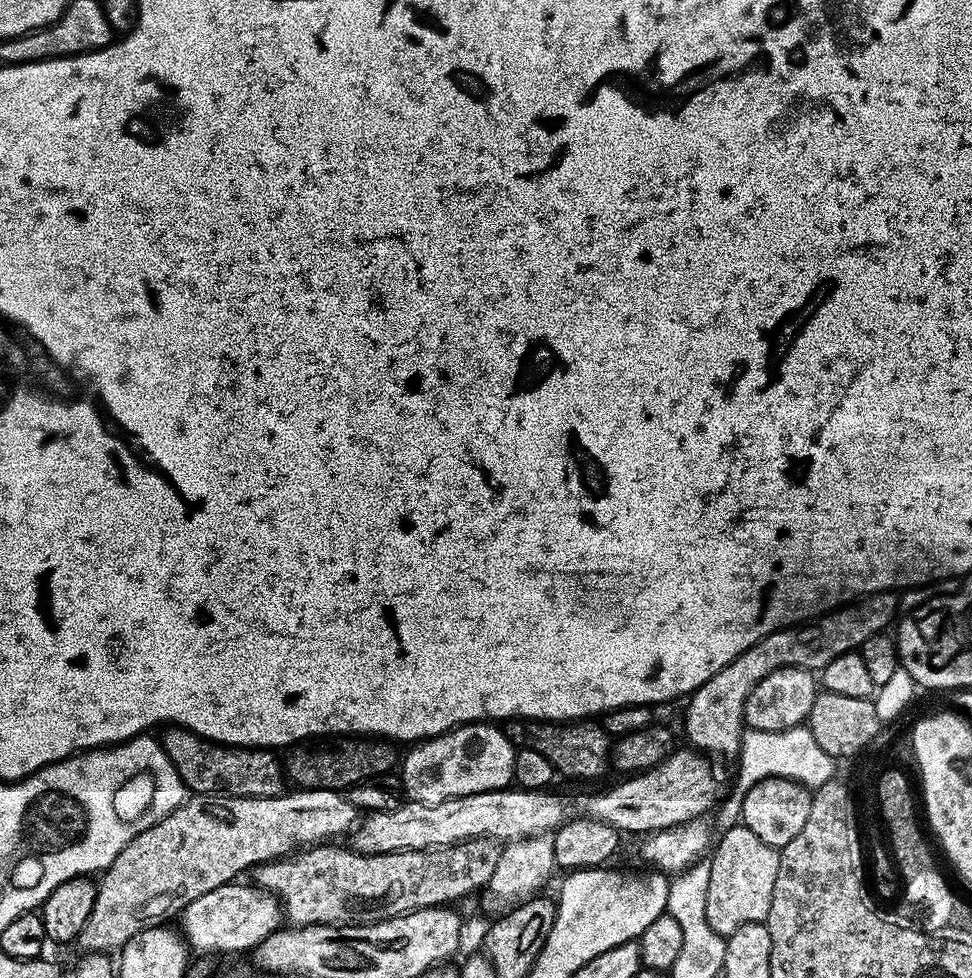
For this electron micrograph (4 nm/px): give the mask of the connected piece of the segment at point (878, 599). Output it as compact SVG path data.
M873 592L865 595L859 602L841 606L811 622L778 628L763 636L742 654L738 654L734 662L718 670L714 678L710 678L701 688L691 693L687 701L688 709L684 712L684 732L692 743L689 745L696 750L739 749L744 724L744 700L759 680L774 670L789 666L819 670L826 666L826 662L838 658L838 654L857 651L866 642L866 638L884 632L887 624L891 625L897 619L894 597L892 592Z

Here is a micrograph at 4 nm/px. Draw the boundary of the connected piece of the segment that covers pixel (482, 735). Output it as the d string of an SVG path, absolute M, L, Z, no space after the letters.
M473 722L453 728L451 732L443 732L440 736L433 736L430 740L413 743L409 747L412 749L405 756L403 753L402 763L398 768L398 775L404 784L404 796L414 802L437 804L466 794L498 792L507 789L513 783L516 748L513 741L511 739L508 741L496 728L499 727L488 722Z

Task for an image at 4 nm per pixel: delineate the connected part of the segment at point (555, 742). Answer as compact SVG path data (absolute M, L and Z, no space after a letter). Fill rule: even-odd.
M592 718L574 720L571 722L520 722L516 728L515 739L523 747L538 750L538 754L546 754L561 777L569 776L572 780L592 780L604 771L609 771L610 736L604 731L603 723Z

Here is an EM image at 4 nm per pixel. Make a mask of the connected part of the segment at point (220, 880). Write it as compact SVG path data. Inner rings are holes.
M301 788L285 791L279 796L191 795L166 818L139 832L122 854L114 858L112 865L104 869L96 886L94 910L90 910L90 918L86 918L86 926L82 926L78 944L84 950L115 953L148 927L167 921L164 919L175 912L176 915L183 913L194 898L202 898L202 894L210 894L210 890L218 890L218 886L233 883L239 872L279 856L287 857L305 846L331 841L328 840L331 836L347 833L357 820L358 809L349 802L347 795L334 788Z

